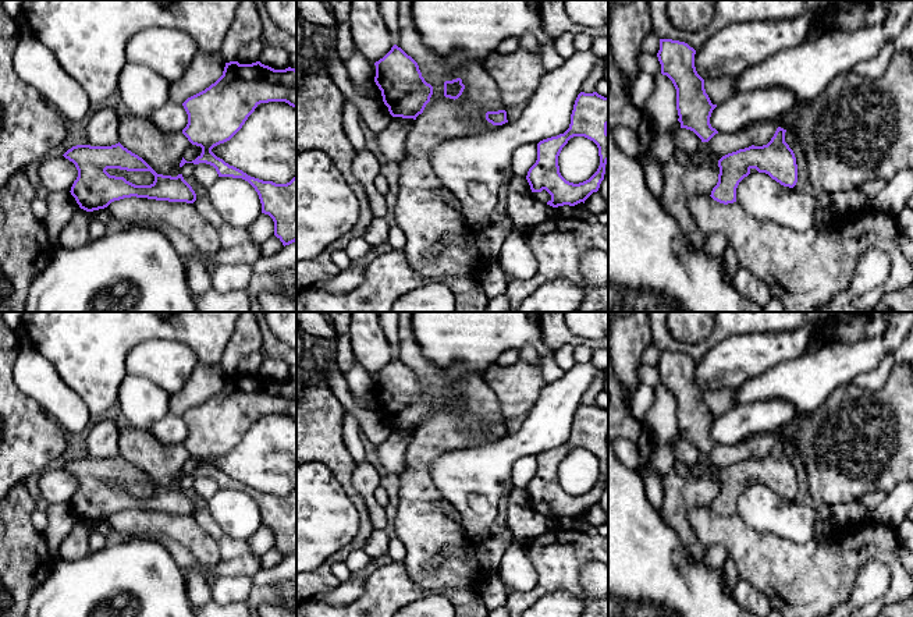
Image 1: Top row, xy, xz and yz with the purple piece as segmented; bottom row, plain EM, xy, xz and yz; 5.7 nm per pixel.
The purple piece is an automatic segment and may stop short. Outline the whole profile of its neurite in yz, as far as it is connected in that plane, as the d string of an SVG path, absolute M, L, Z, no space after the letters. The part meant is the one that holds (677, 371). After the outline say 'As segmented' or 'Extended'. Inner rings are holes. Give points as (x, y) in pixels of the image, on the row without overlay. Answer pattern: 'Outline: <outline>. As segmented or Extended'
Outline: M660 351L657 365L661 386L667 387L676 401L676 422L681 440L693 443L701 454L708 454L718 443L711 439L713 416L704 401L704 391L694 379L696 362L685 354Z. As segmented

